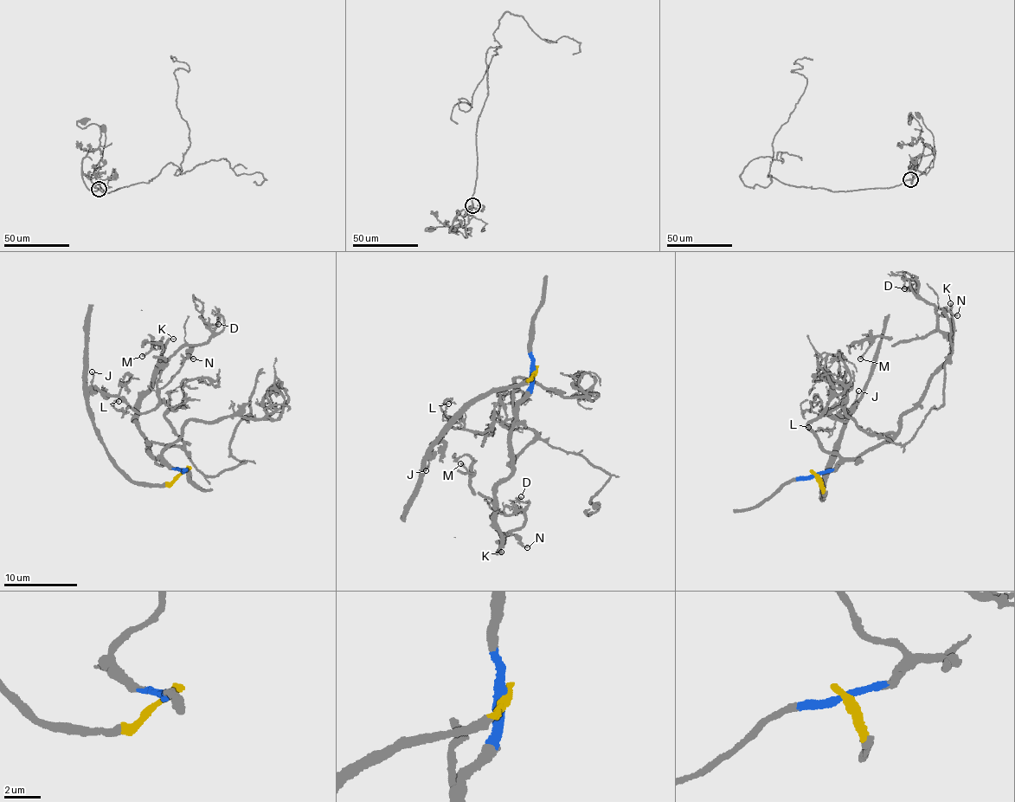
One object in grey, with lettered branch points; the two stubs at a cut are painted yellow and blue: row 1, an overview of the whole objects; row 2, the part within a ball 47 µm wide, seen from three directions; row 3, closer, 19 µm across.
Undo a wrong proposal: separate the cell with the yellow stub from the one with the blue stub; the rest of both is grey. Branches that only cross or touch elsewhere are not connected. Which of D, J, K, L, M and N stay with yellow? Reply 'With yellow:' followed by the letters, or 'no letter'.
With yellow: J, L

